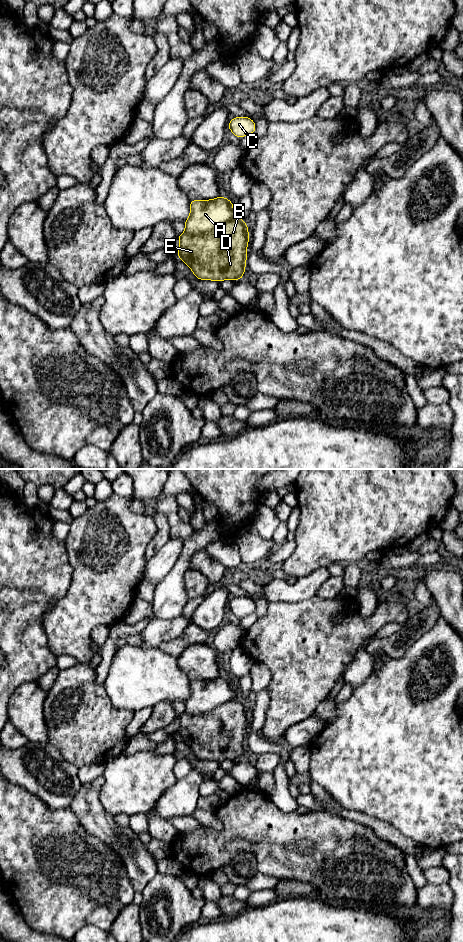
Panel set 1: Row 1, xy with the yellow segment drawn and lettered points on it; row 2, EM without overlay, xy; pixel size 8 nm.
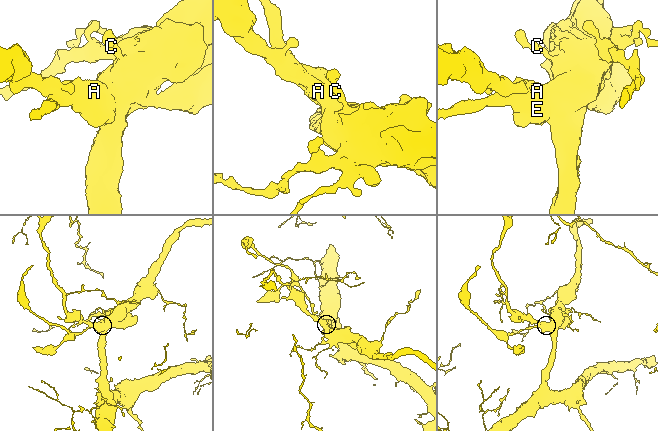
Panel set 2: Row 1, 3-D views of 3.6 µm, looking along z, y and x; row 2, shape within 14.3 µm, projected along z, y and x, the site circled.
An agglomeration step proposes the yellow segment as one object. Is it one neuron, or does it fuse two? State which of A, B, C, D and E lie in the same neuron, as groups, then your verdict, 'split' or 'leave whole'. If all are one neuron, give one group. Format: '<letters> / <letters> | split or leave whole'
A C / B D E | split

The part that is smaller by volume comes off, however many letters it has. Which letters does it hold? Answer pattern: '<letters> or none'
B, D, E

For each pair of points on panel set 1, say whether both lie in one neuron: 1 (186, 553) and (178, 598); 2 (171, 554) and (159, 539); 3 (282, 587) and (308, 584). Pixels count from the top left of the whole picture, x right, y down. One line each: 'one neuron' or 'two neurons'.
1: one neuron
2: two neurons
3: one neuron

